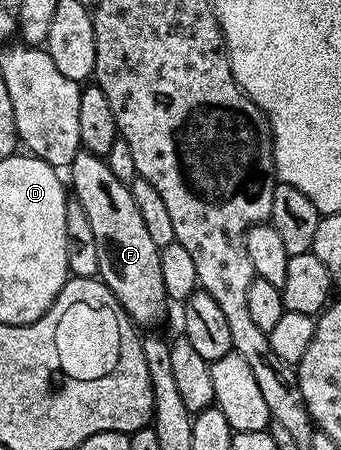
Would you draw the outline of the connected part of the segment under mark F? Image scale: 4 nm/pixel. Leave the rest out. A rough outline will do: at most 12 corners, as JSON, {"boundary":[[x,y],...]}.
{"boundary":[[80,150],[73,197],[97,241],[98,278],[132,324],[167,299],[161,248],[128,184]]}

